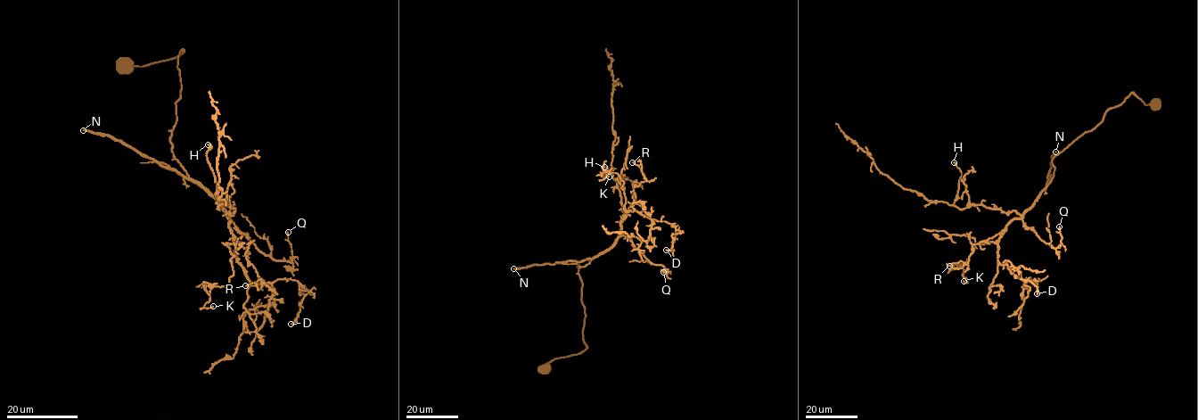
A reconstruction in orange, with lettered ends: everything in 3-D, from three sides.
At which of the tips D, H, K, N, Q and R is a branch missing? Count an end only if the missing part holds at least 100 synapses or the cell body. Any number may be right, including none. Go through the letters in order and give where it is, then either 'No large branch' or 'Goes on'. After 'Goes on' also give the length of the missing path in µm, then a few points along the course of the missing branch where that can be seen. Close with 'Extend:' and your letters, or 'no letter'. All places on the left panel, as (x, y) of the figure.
D: Place: (291, 324). No large branch
H: Place: (208, 144). No large branch
K: Place: (213, 306). No large branch
N: Place: (83, 130). Goes on. Missing length about 250 µm
Q: Place: (288, 232). No large branch
R: Place: (245, 285). No large branch
Extend: N

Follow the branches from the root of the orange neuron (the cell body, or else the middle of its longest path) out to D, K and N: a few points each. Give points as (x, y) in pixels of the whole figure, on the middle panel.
D: (544, 369), (586, 348), (578, 265), (584, 267), (612, 245), (626, 211), (678, 230), (666, 250)
K: (544, 369), (586, 348), (578, 265), (612, 245), (625, 217), (623, 181), (614, 172), (602, 179), (609, 177)
N: (544, 369), (547, 371), (555, 358), (580, 353), (586, 348), (578, 265), (584, 267), (590, 260), (513, 268)

